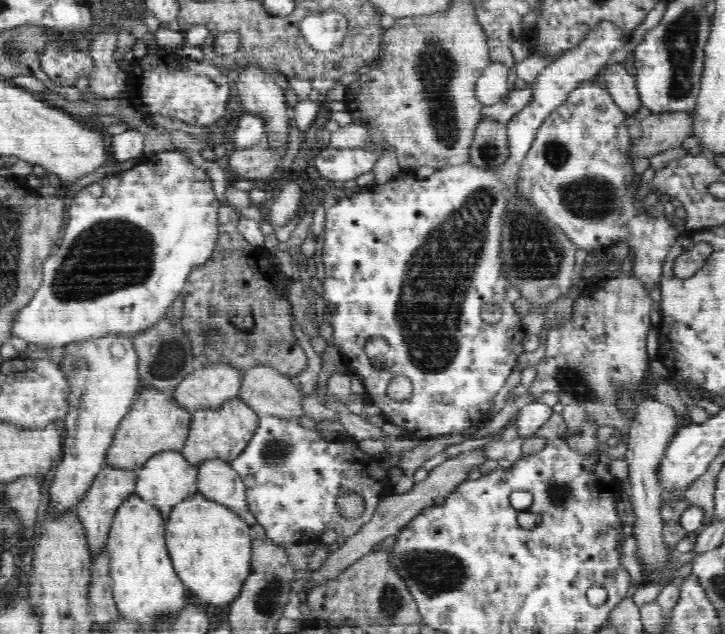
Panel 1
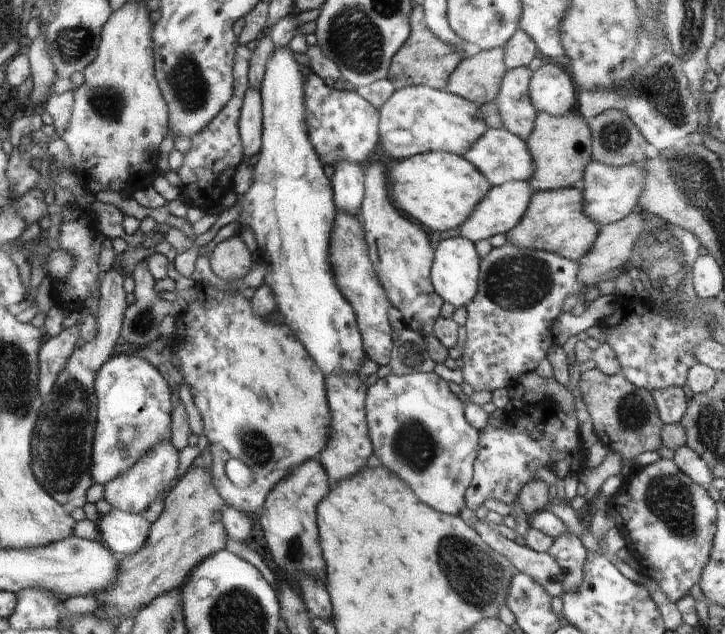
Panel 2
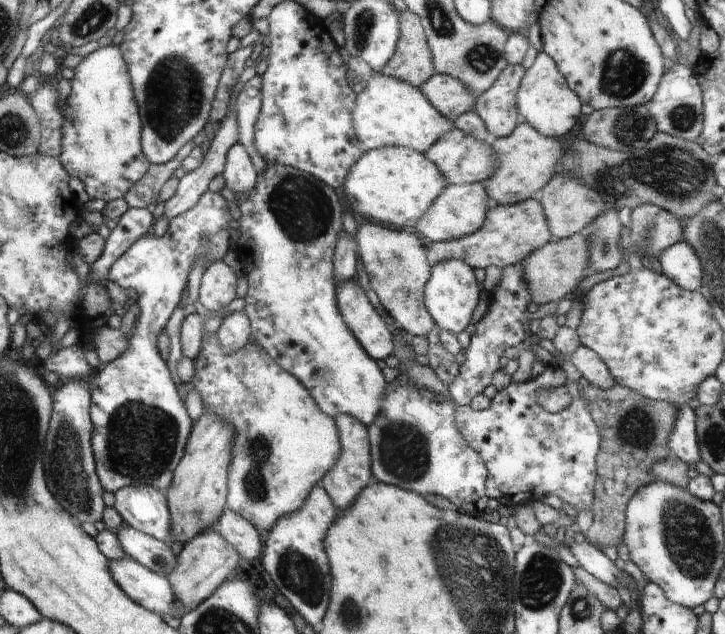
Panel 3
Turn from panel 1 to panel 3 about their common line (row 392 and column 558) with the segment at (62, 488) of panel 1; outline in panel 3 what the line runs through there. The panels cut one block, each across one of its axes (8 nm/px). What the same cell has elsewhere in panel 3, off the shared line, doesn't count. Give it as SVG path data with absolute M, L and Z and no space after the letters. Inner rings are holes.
M544 51L538 53L534 64L525 73L516 97L520 121L528 123L542 134L551 137L564 136L578 122L580 99L573 90L570 90L568 80L561 74L557 63Z

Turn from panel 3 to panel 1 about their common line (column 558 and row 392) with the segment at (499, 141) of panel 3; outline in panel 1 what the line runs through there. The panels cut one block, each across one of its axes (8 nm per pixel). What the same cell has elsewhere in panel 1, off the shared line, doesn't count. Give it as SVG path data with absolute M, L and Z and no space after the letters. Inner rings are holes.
M146 388L139 394L137 402L131 407L131 412L124 417L116 430L112 445L106 451L105 465L139 472L139 469L156 453L163 450L181 452L190 431L192 418L193 412L177 404L171 393Z

